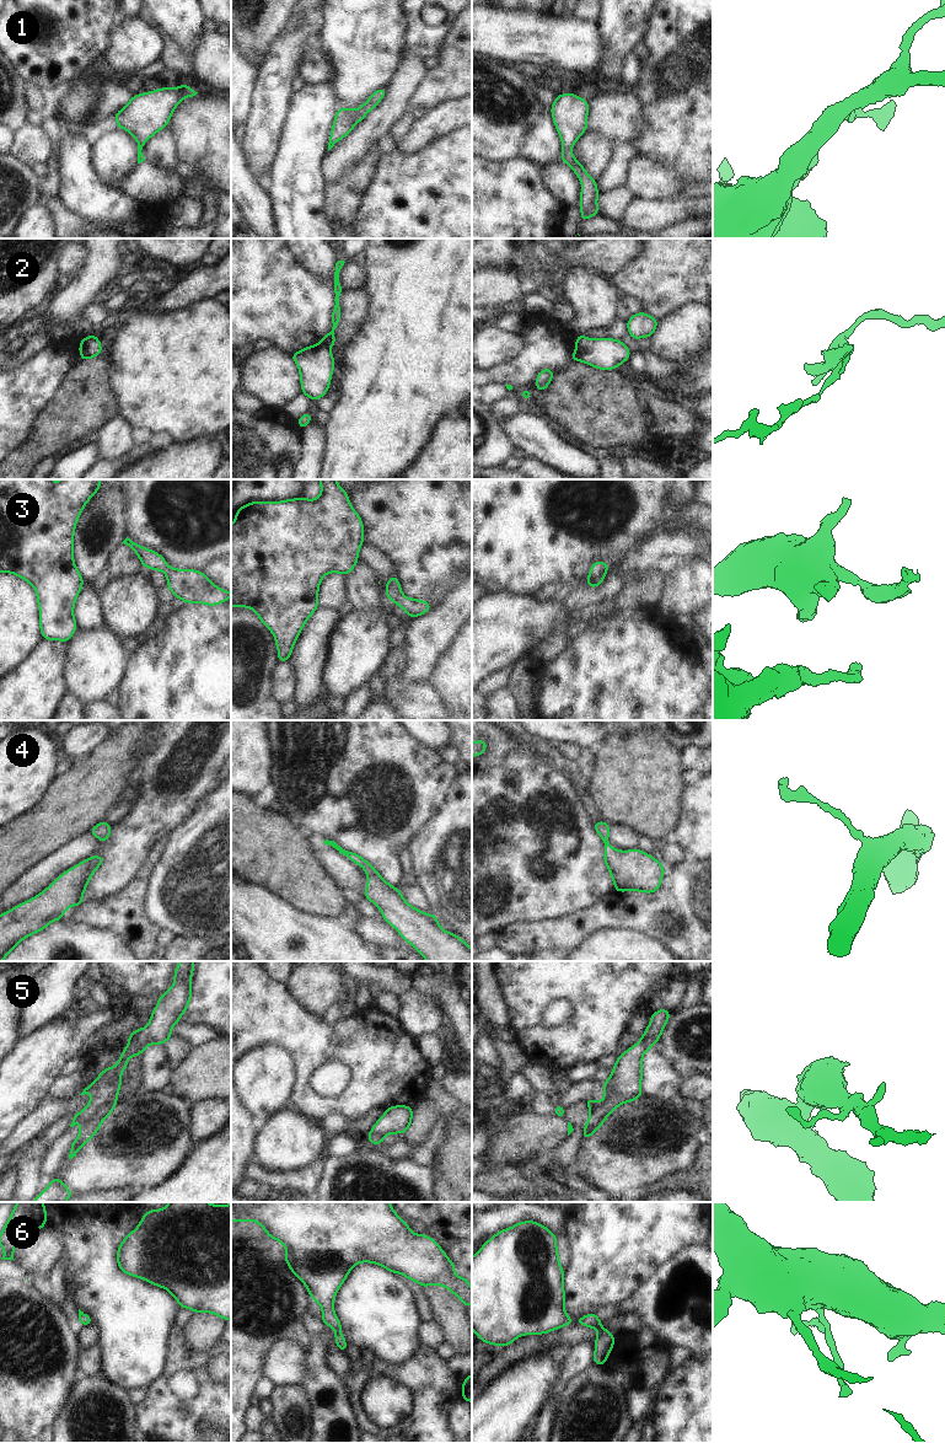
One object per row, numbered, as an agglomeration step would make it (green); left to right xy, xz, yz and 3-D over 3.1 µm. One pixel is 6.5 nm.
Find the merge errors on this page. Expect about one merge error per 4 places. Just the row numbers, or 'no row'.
2, 5

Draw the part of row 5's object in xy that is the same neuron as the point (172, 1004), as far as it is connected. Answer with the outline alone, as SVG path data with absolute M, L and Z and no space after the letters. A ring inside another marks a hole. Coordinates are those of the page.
M181 961L176 966L173 986L157 998L159 1003L150 1015L150 1023L140 1029L136 1044L124 1047L117 1064L100 1072L97 1079L80 1094L92 1094L93 1098L80 1114L71 1114L70 1127L80 1121L84 1125L76 1139L71 1143L69 1159L76 1157L77 1152L98 1132L101 1123L119 1104L116 1100L122 1087L122 1072L128 1067L128 1060L131 1056L143 1055L149 1045L162 1045L172 1037L172 1028L188 1009L192 998L193 971L194 961Z

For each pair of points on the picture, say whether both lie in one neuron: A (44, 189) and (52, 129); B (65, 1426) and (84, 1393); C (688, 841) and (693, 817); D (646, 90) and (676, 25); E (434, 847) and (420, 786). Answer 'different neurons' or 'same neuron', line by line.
A: same neuron
B: same neuron
C: same neuron
D: same neuron
E: different neurons

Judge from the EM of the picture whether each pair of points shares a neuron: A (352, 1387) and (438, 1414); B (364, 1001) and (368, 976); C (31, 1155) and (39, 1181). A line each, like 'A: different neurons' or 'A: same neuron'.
A: same neuron
B: different neurons
C: same neuron

